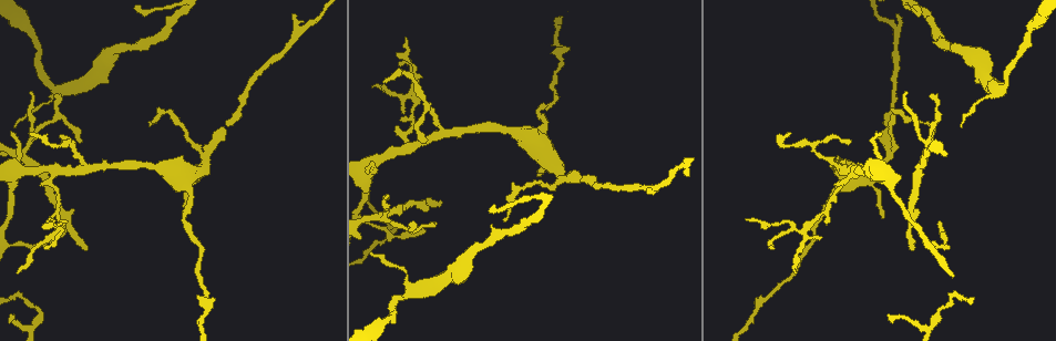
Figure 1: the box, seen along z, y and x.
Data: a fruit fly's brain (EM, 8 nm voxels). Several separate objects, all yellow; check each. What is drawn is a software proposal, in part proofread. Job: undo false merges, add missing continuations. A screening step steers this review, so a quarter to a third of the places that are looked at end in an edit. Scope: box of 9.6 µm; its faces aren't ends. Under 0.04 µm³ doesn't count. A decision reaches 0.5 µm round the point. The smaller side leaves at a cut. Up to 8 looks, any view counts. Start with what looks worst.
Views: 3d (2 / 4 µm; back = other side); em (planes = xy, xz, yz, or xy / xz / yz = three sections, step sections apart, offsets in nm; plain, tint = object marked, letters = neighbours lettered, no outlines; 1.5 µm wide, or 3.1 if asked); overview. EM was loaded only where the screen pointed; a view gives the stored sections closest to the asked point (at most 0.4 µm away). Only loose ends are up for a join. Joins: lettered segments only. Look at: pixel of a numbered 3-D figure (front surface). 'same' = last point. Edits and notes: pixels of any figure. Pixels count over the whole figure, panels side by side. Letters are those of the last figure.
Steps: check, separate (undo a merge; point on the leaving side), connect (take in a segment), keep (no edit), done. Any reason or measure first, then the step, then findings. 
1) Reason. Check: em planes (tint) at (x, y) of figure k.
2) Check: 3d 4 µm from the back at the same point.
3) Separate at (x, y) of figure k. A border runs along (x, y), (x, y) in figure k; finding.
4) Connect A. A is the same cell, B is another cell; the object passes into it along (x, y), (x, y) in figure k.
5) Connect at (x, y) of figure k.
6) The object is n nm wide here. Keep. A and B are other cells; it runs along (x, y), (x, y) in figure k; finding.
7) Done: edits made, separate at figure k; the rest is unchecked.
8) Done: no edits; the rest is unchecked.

Branch stops here. Check: em yz step 8 (letters) at (86, 250) of figure 1.

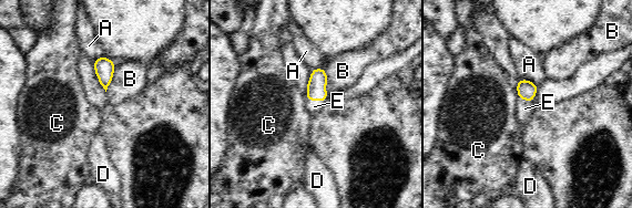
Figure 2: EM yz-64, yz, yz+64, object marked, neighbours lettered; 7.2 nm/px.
Connect E. E is the same cell, A, B, C and D are other cells; the object passes into it along (316, 89), (316, 100), (314, 106) in figure 2; it goes on there.

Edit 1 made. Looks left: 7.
Thin end. Check: 3d 4 µm from the back at (794, 274) of figure 1.

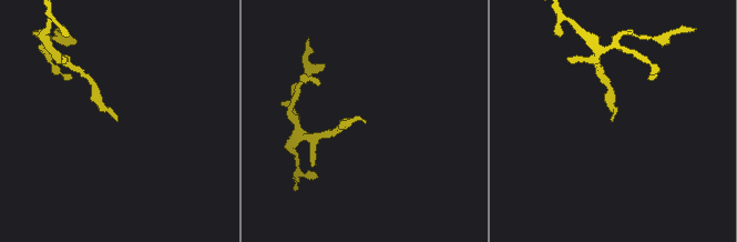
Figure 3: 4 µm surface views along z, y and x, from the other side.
Now the EM. Check: em planes (letters) at (366, 120) of figure 3.

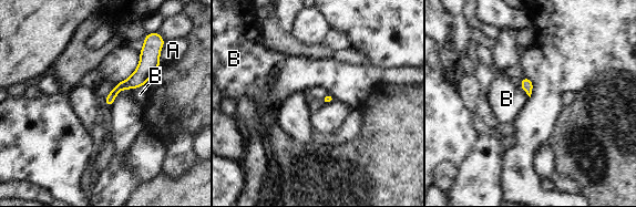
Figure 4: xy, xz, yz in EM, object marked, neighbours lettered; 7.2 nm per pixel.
Keep. A and B are other cells; no lettered segment goes on from it.

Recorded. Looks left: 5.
Thin end. Check: 3d 2 µm at (383, 82) of figure 1.

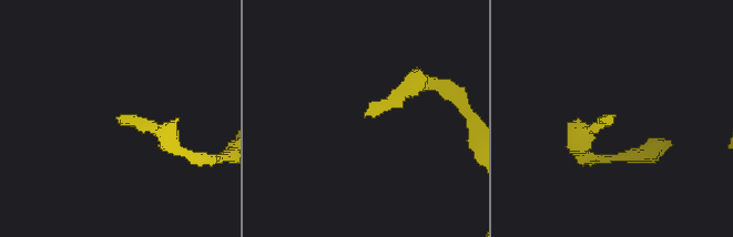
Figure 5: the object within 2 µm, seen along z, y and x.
Check: em planes (letters) at (365, 112) of figure 5.

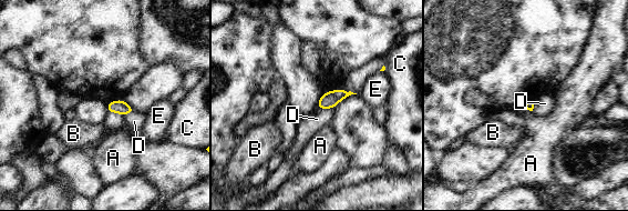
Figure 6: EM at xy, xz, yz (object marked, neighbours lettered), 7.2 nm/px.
The longest contact is with D, 120 nm. Keep. A, B, C, D and E are other cells; a border runs along (332, 107), (317, 109) in figure 6; none of them fits.

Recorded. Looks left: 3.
Done: edits made, connect at figure 2; the rest is unchecked.

